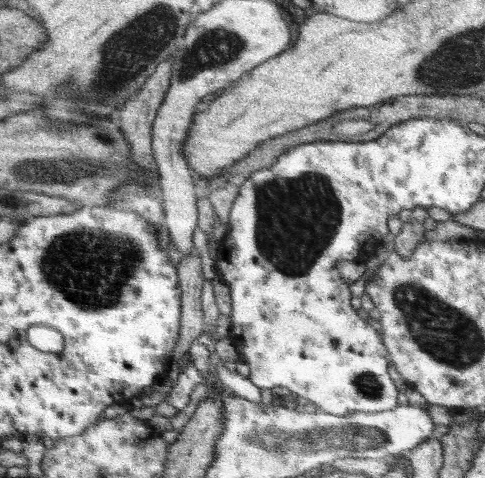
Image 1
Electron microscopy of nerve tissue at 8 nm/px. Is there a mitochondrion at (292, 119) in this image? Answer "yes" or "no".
no

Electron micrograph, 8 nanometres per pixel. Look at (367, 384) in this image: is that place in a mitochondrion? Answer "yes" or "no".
yes

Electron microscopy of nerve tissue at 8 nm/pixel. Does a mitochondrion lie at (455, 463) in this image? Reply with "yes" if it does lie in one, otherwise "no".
no

